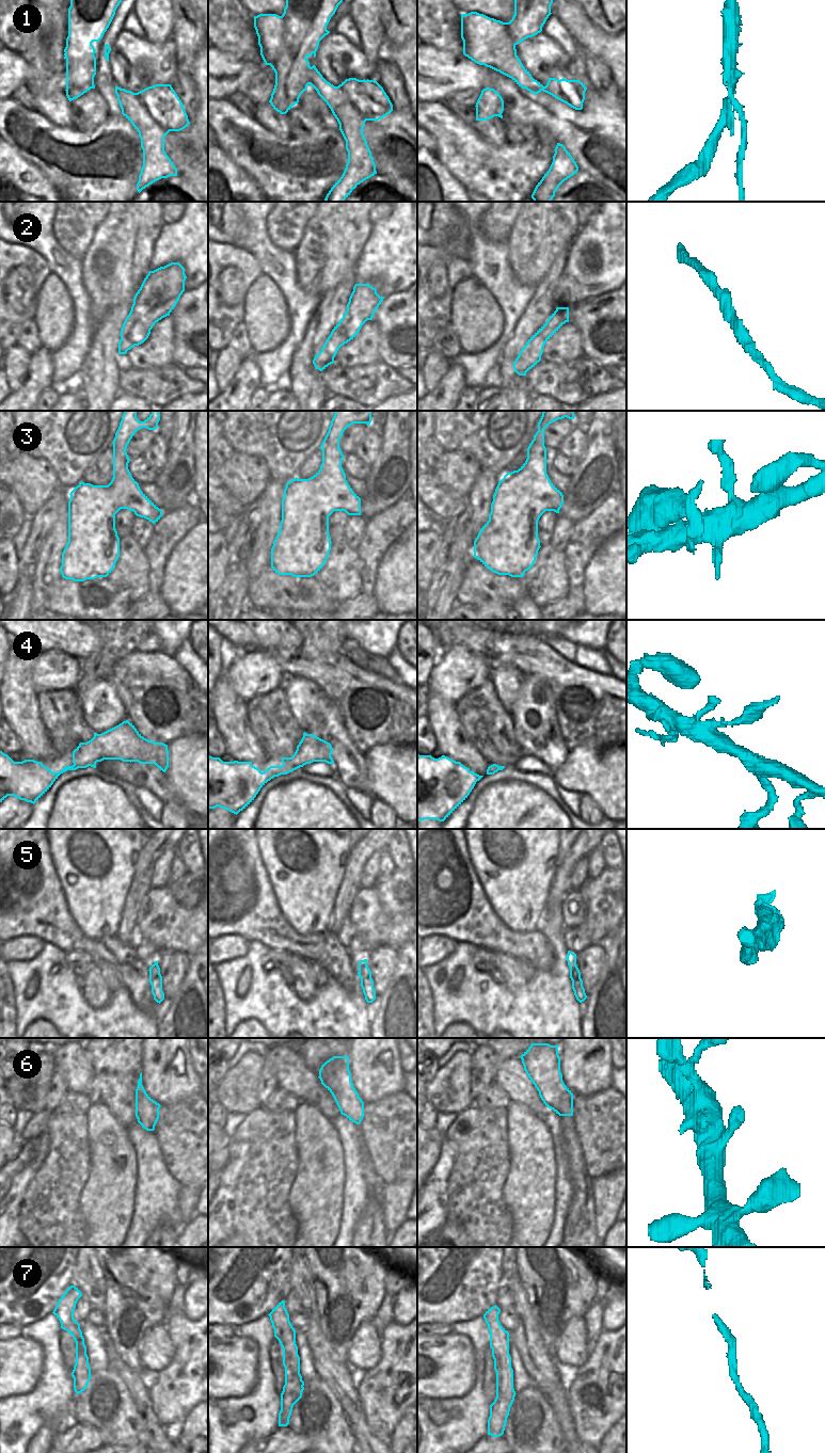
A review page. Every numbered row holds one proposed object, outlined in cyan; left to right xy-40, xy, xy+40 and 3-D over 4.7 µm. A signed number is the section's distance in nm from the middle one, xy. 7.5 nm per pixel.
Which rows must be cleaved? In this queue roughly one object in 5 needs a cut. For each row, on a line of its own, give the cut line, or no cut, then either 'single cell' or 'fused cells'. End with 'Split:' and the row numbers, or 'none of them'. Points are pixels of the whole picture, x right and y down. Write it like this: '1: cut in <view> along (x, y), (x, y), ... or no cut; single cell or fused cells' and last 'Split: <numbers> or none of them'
1: cut in xy along (282, 15), (285, 21), (285, 53), (271, 66); fused cells
2: no cut; single cell
3: no cut; single cell
4: no cut; single cell
5: no cut; single cell
6: no cut; single cell
7: no cut; single cell
Split: 1

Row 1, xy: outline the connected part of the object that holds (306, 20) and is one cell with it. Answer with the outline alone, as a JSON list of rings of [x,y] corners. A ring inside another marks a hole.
[[[286,0],[283,17],[286,21],[286,53],[276,65],[272,65],[275,73],[275,85],[269,102],[274,110],[286,114],[299,102],[301,94],[310,84],[310,62],[306,59],[316,57],[319,42],[330,33],[327,26],[343,0]]]

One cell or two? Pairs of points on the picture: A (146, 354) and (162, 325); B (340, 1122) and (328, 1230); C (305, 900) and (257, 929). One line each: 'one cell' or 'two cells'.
A: one cell
B: two cells
C: two cells

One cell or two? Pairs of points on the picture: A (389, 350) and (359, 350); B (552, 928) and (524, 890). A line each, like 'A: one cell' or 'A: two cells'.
A: two cells
B: two cells

